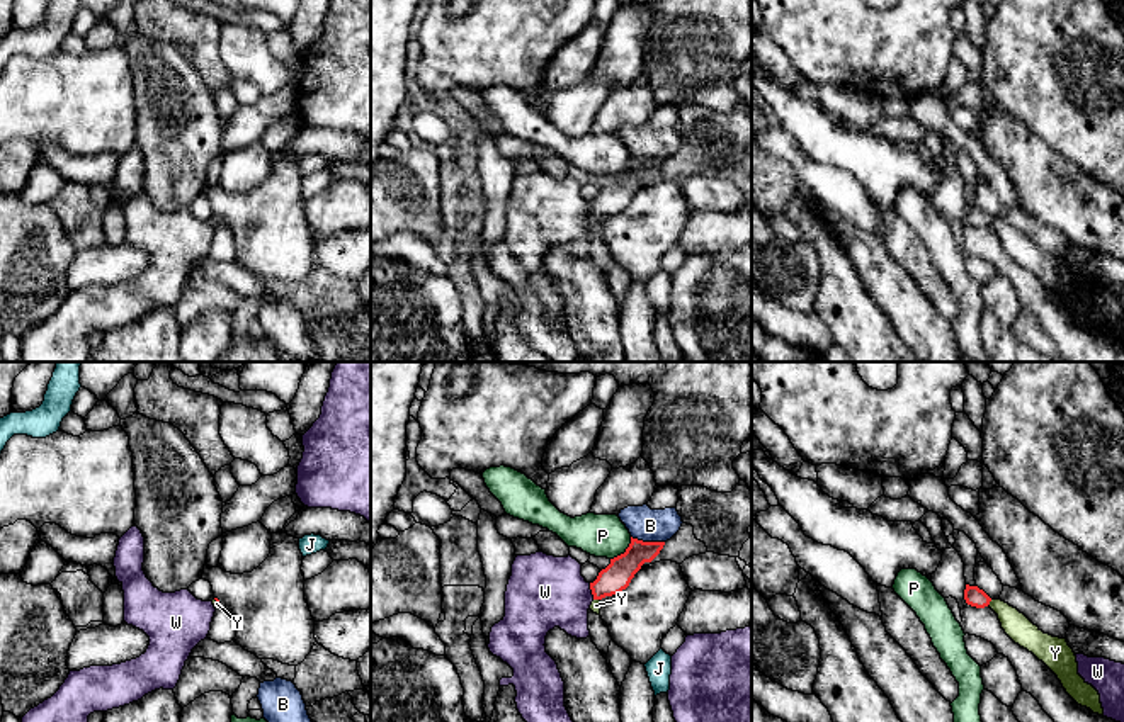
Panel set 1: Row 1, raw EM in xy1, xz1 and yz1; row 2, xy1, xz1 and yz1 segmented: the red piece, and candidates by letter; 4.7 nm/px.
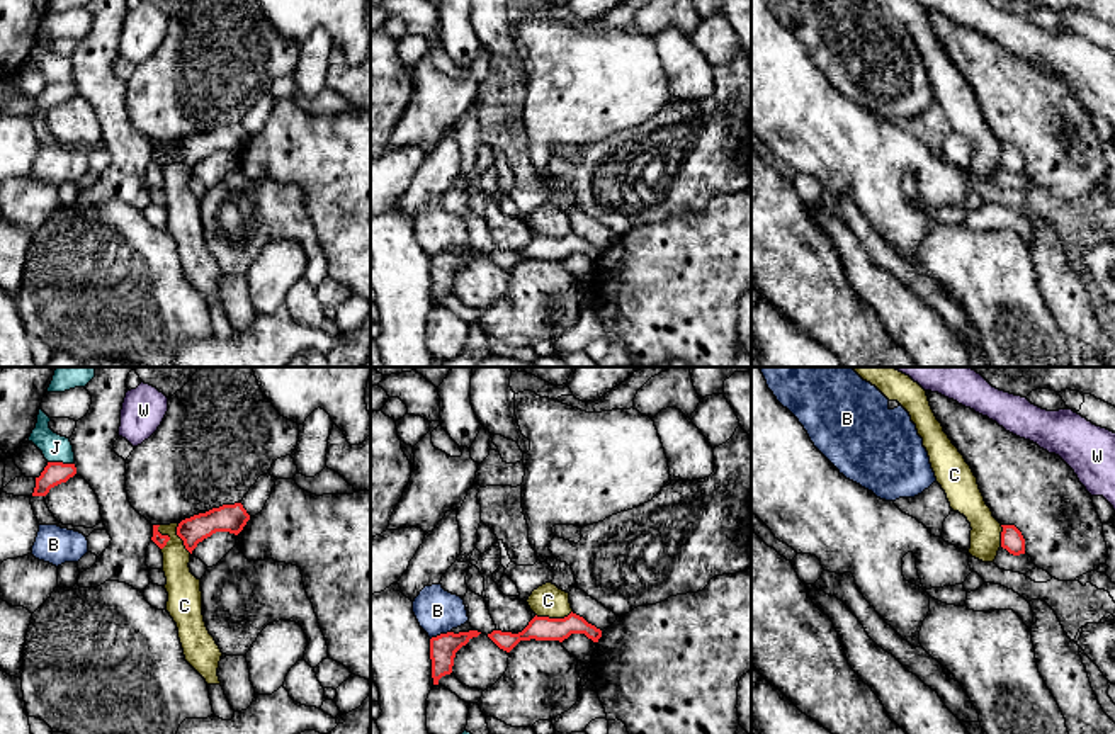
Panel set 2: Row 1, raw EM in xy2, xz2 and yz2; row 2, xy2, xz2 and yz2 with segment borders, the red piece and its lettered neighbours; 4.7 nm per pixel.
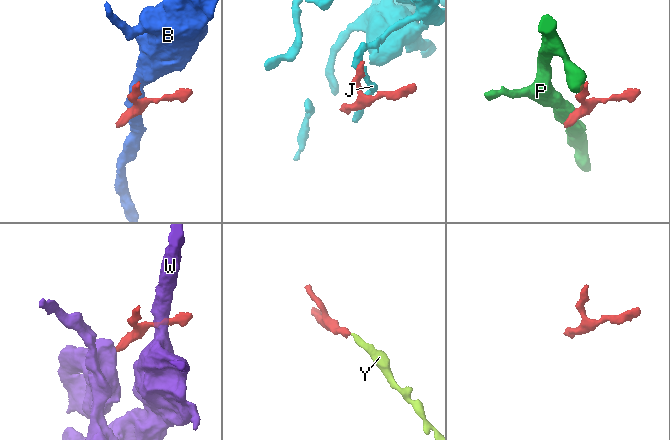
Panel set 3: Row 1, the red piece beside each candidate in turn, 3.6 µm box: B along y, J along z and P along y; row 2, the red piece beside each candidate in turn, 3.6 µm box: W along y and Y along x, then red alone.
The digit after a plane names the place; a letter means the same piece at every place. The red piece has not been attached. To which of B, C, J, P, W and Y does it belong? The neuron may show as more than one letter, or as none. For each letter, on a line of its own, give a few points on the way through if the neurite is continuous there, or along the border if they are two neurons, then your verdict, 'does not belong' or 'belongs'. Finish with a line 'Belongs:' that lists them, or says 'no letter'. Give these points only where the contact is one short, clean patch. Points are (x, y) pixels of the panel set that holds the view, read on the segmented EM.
B: along xz1 (631, 535), (641, 541), (664, 542) | does not belong
C: along xz2 (571, 610), (563, 617), (536, 615) | does not belong
J: along xy2 (48, 461), (73, 464) | does not belong
P: along xz1 (631, 537), (626, 549), (611, 559) | does not belong
W: along xz1 (589, 583), (594, 598) | does not belong
Y: across yz1 (975, 597), (988, 603), (997, 605), (1017, 626) | belongs
Belongs: Y

